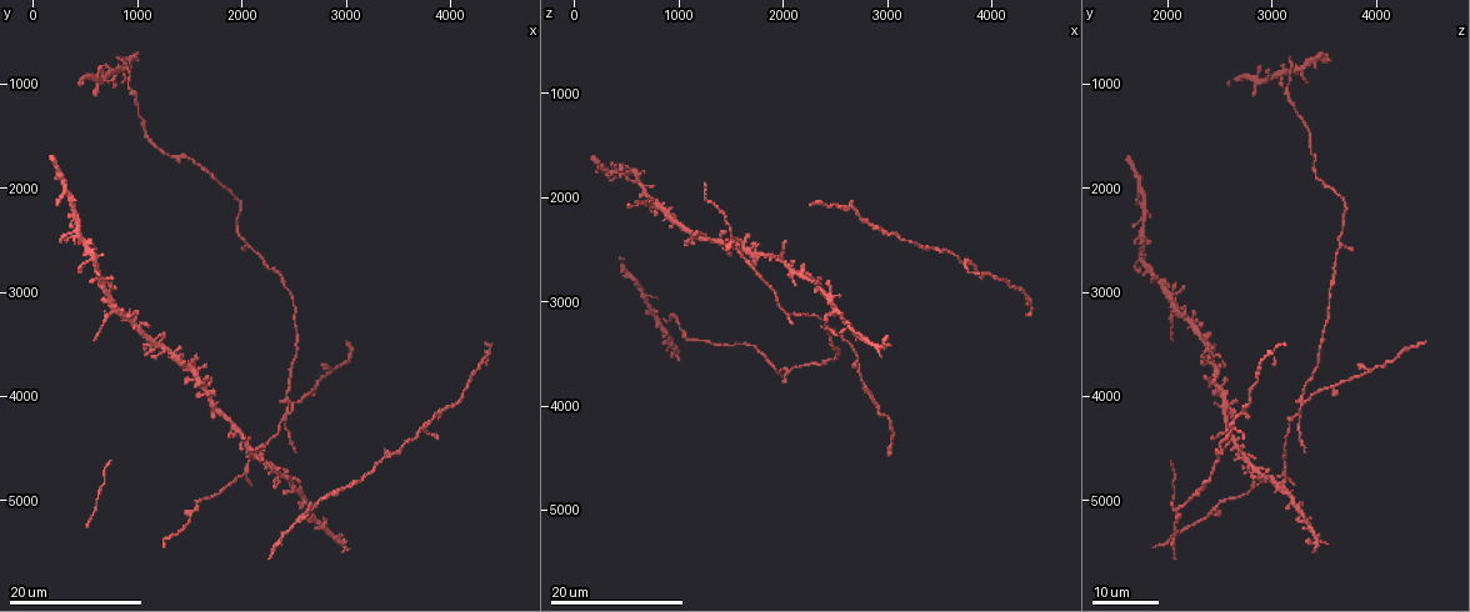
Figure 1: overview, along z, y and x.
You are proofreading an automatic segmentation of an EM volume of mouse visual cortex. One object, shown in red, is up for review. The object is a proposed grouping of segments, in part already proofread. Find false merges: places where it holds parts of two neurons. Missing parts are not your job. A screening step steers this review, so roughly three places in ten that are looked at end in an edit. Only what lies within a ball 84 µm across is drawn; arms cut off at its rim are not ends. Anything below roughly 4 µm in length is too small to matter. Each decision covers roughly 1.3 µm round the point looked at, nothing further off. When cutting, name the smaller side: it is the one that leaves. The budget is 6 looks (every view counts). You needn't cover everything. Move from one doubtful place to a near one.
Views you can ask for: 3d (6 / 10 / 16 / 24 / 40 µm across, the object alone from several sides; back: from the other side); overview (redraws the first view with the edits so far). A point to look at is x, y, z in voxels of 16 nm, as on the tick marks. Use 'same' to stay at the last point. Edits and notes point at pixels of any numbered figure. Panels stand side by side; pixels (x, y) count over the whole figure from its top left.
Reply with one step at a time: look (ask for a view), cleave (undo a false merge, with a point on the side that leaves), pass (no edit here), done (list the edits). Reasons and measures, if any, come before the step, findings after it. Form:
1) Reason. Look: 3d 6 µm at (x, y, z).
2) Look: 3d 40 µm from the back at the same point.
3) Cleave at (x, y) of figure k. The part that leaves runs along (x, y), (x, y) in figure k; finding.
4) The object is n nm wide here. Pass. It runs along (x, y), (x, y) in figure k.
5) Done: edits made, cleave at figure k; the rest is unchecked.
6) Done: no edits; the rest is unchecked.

Four-way junction. Look: 3d 24 µm at (760, 3200, 2080).

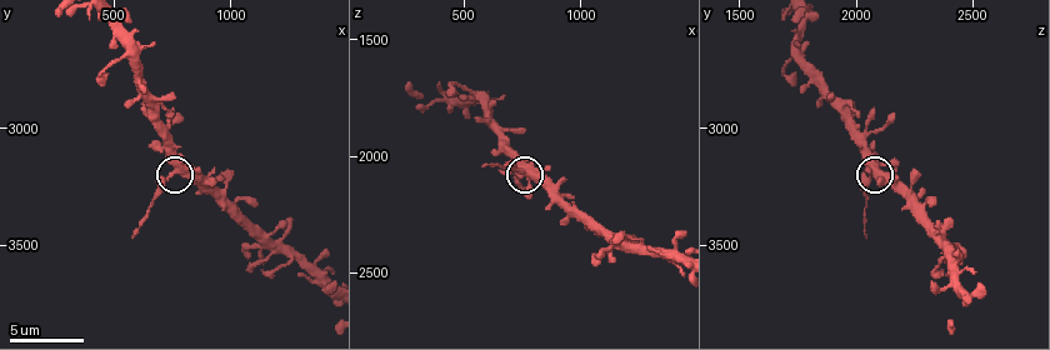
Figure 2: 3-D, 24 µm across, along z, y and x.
Closer look. Look: 3d 6 µm at (770, 3170, 2070).

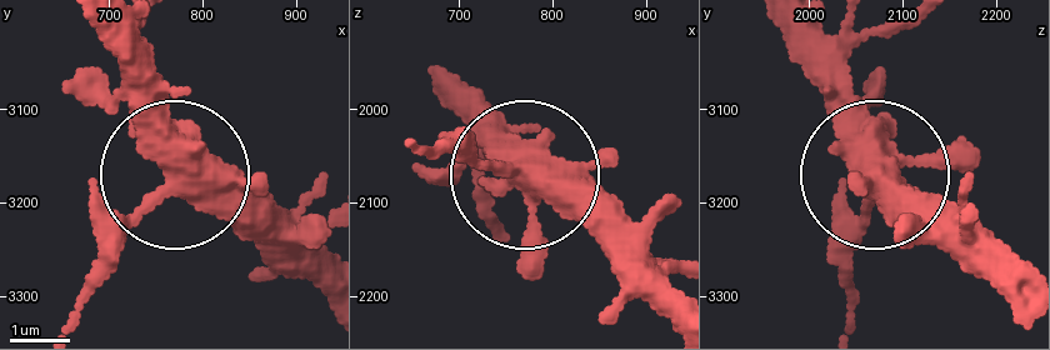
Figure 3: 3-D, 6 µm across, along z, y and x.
Look: 3d 6 µm from the back at (765, 3175, 2065).

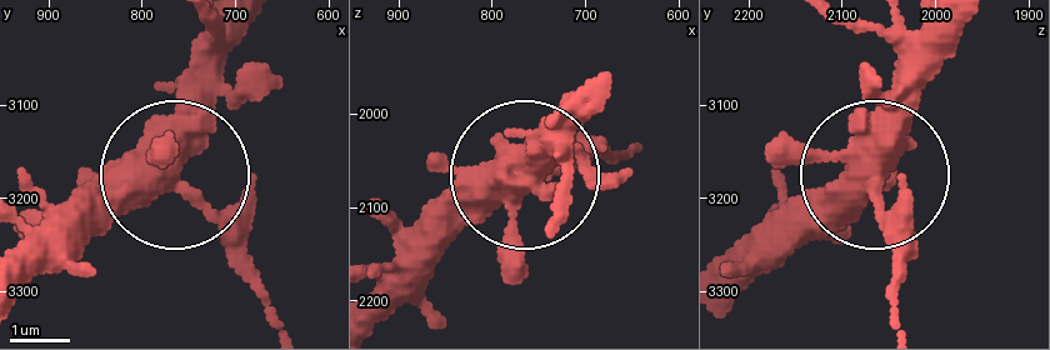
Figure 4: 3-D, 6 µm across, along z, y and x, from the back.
The object is 420 nm wide here. Cleave at (266, 295) of figure 4. The part that leaves runs along (219, 229), (273, 329) in figure 4; two neurons meet here.

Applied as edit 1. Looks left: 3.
Look: overview.

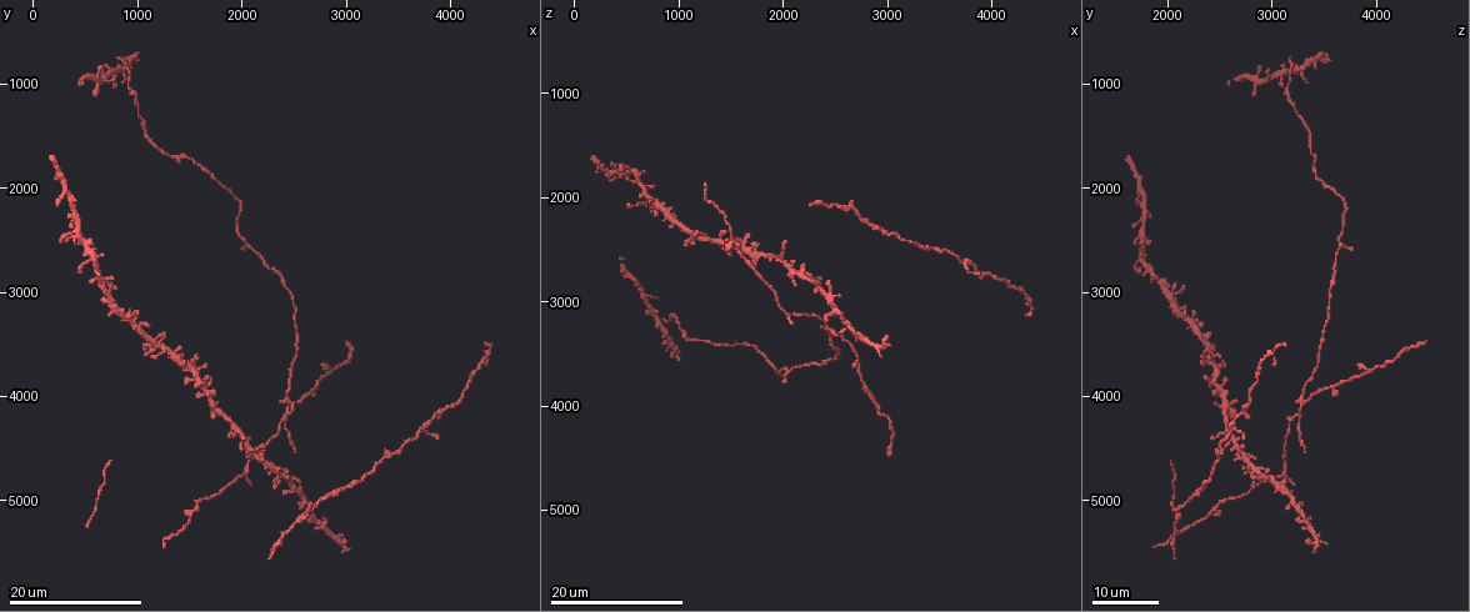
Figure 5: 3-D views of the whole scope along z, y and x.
Four or more arms meet. Look: 3d 16 µm at (2120, 4520, 2700).

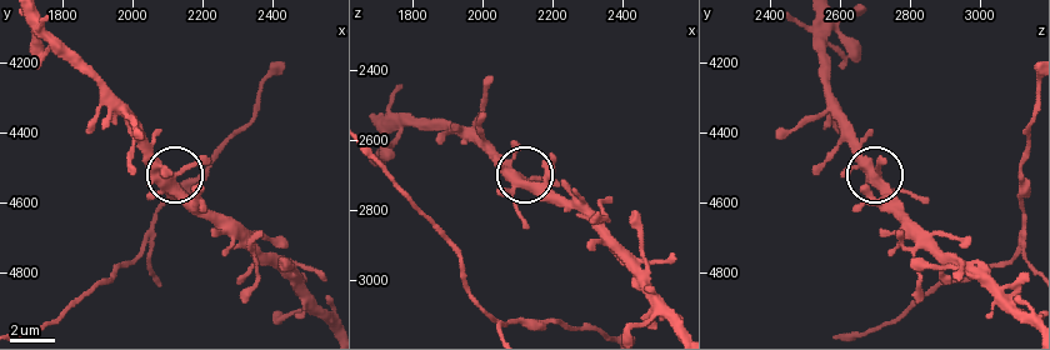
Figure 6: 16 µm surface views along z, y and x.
Look: 3d 10 µm at (2120, 4540, 2730).

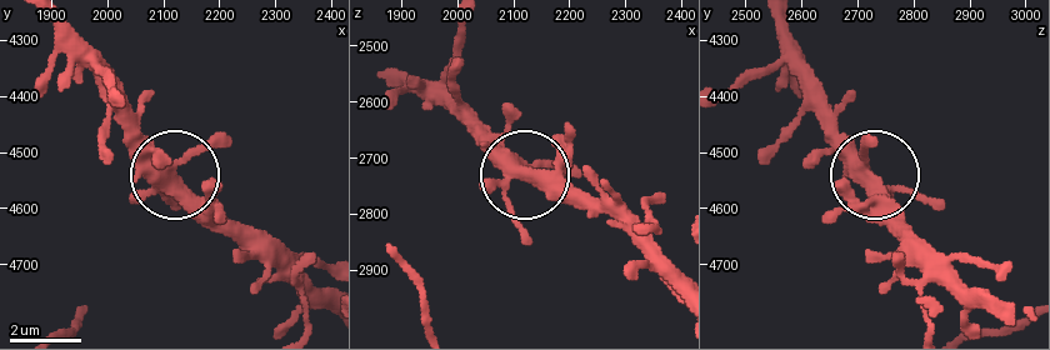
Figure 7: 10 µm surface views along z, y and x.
5 arms meet here. Pass. All the same neuron.

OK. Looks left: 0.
Done: edits made, cleave at figure 4; the rest is unchecked.

